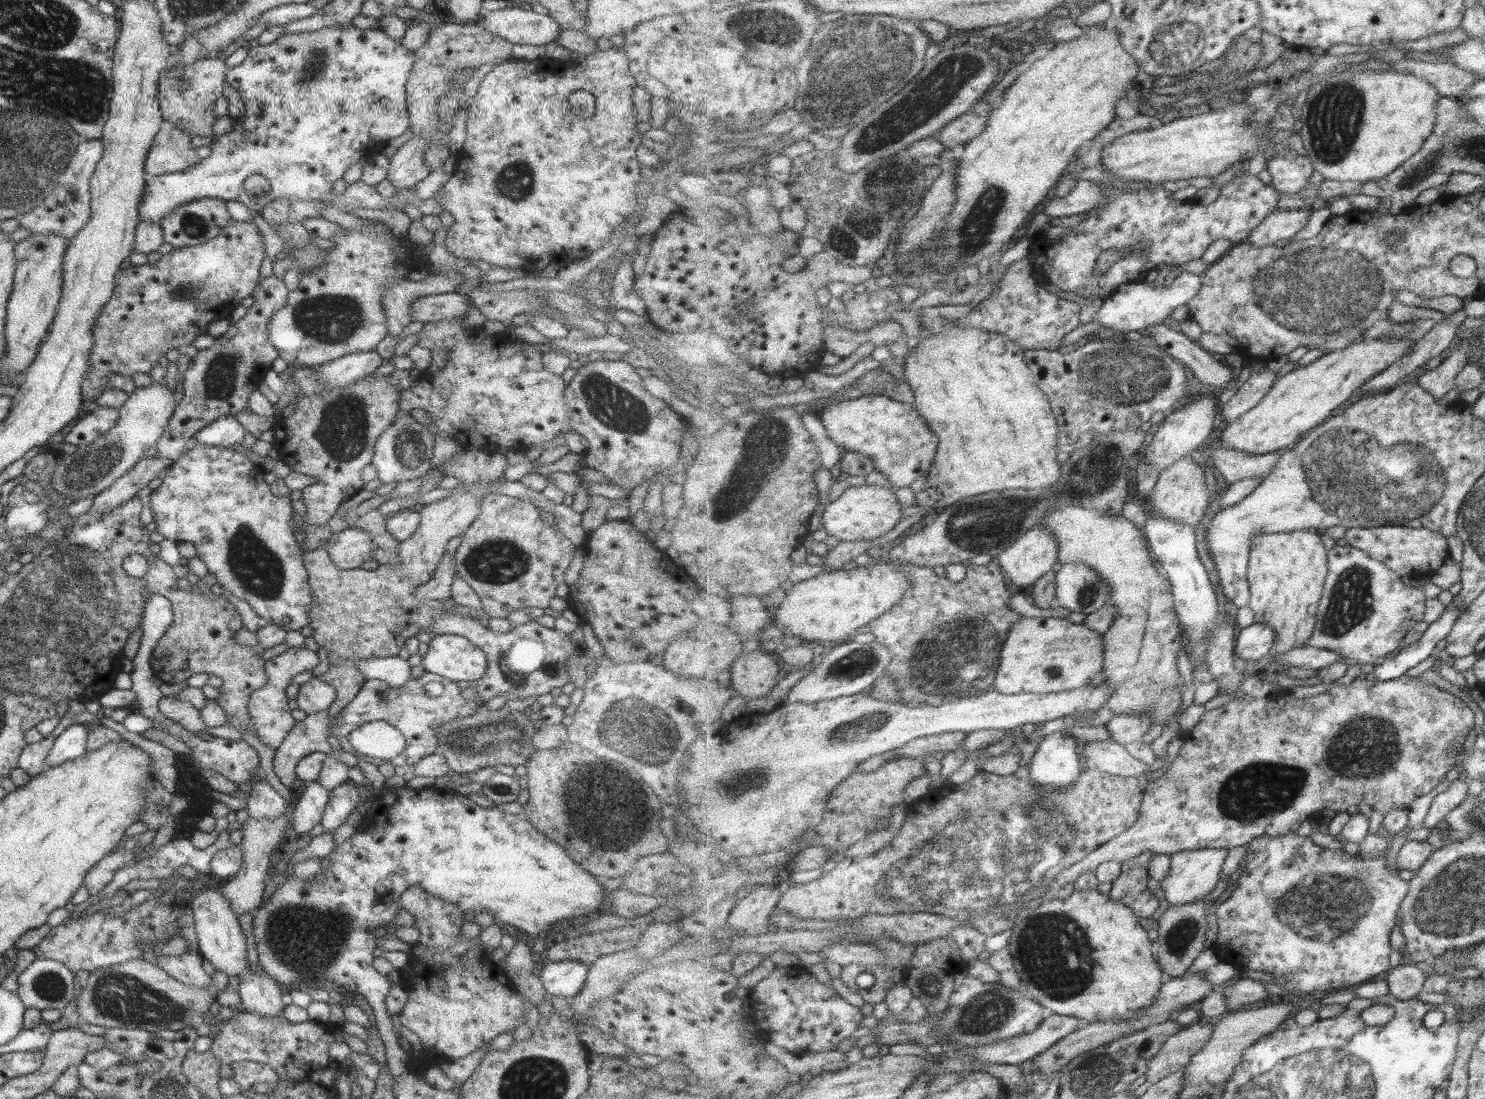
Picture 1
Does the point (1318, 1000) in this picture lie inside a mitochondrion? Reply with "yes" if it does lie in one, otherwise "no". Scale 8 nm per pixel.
no

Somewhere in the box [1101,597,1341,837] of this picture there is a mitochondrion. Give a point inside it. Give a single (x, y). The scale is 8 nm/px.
(1258, 790)

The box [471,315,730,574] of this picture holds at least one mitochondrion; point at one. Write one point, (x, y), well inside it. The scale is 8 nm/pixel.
(607, 403)

